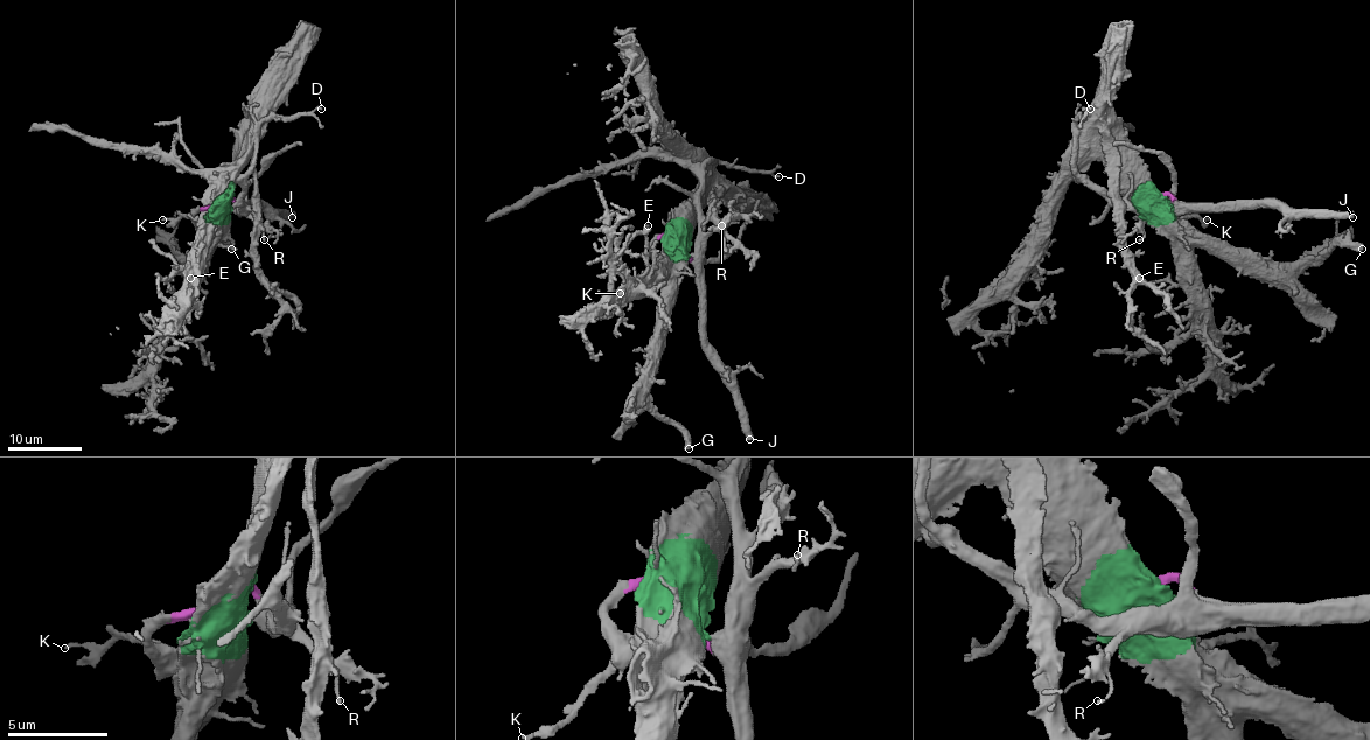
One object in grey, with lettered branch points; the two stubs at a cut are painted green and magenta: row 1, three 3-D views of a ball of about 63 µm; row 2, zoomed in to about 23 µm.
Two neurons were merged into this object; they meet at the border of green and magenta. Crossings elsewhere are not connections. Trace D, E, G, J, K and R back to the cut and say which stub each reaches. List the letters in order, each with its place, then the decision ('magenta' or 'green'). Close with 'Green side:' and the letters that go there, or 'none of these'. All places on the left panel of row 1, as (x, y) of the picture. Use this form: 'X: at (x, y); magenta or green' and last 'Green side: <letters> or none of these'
D: at (321, 109); magenta
E: at (190, 278); green
G: at (231, 249); green
J: at (292, 217); magenta
K: at (162, 220); green
R: at (264, 239); magenta
Green side: E, G, K

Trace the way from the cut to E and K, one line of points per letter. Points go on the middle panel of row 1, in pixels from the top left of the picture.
E: (680, 243), (664, 259), (650, 265), (645, 256), (645, 229), (649, 225)
K: (680, 243), (634, 287), (619, 293)

